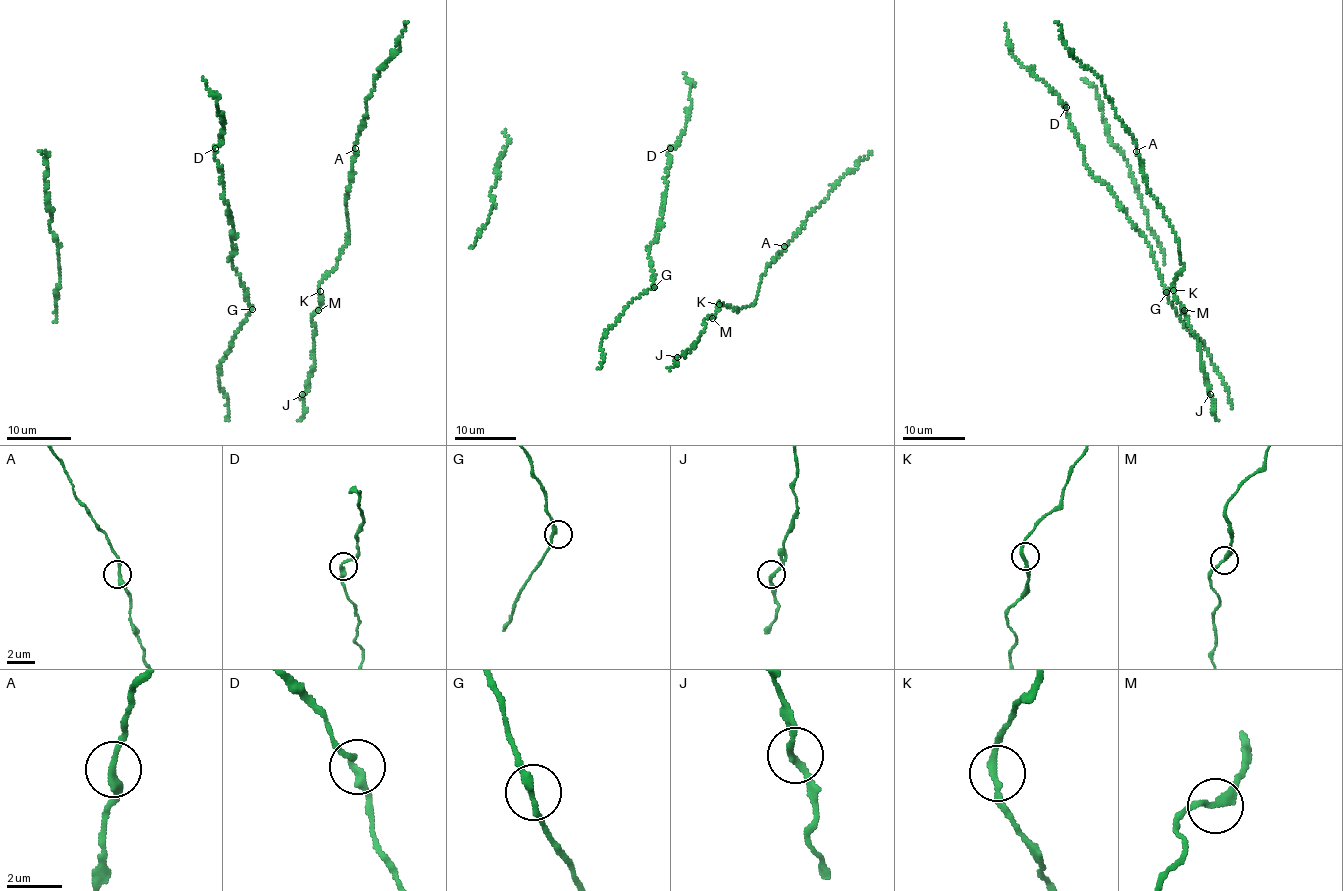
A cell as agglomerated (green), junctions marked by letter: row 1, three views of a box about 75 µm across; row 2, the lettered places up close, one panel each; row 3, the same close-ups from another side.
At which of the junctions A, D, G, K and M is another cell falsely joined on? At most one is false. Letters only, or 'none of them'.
none of them

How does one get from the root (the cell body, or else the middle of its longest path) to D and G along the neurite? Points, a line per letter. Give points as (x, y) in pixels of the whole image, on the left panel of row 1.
D: (231, 262), (230, 256), (236, 249), (227, 201), (223, 197), (221, 166), (215, 160), (215, 148)
G: (231, 262), (239, 274), (239, 283), (245, 288), (252, 309)

